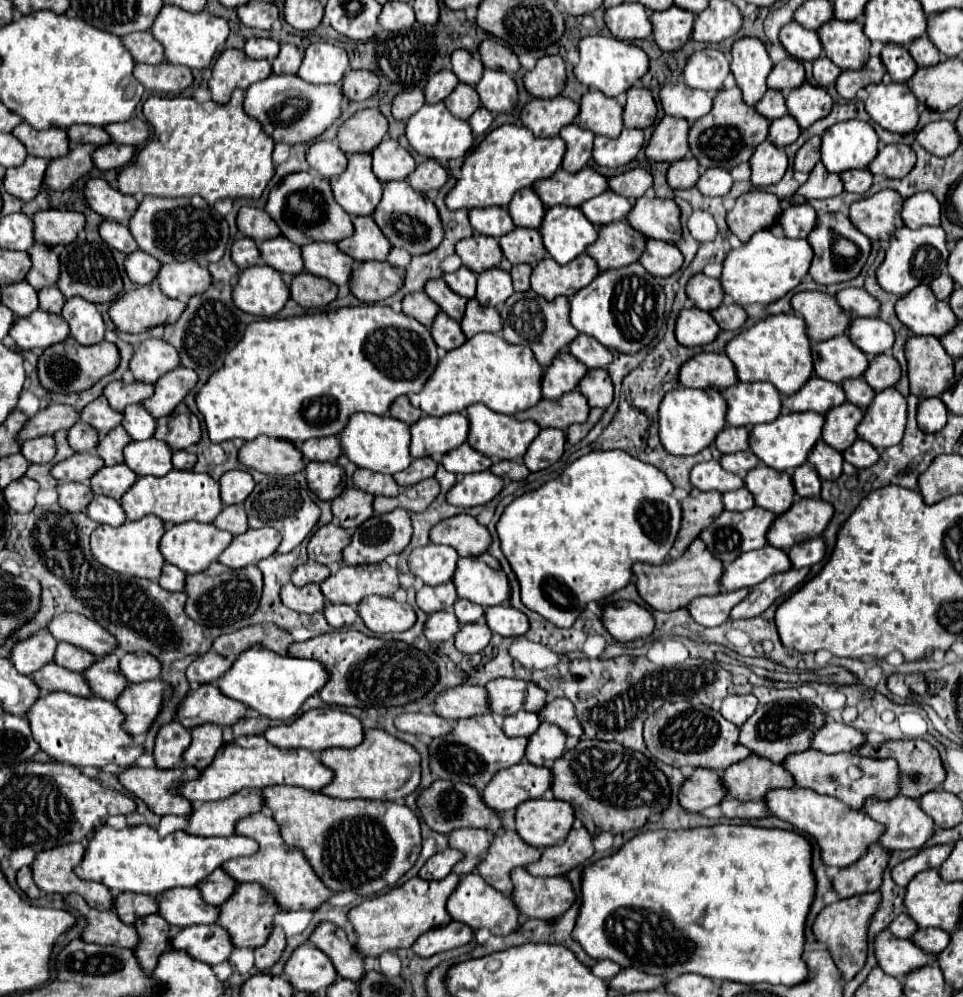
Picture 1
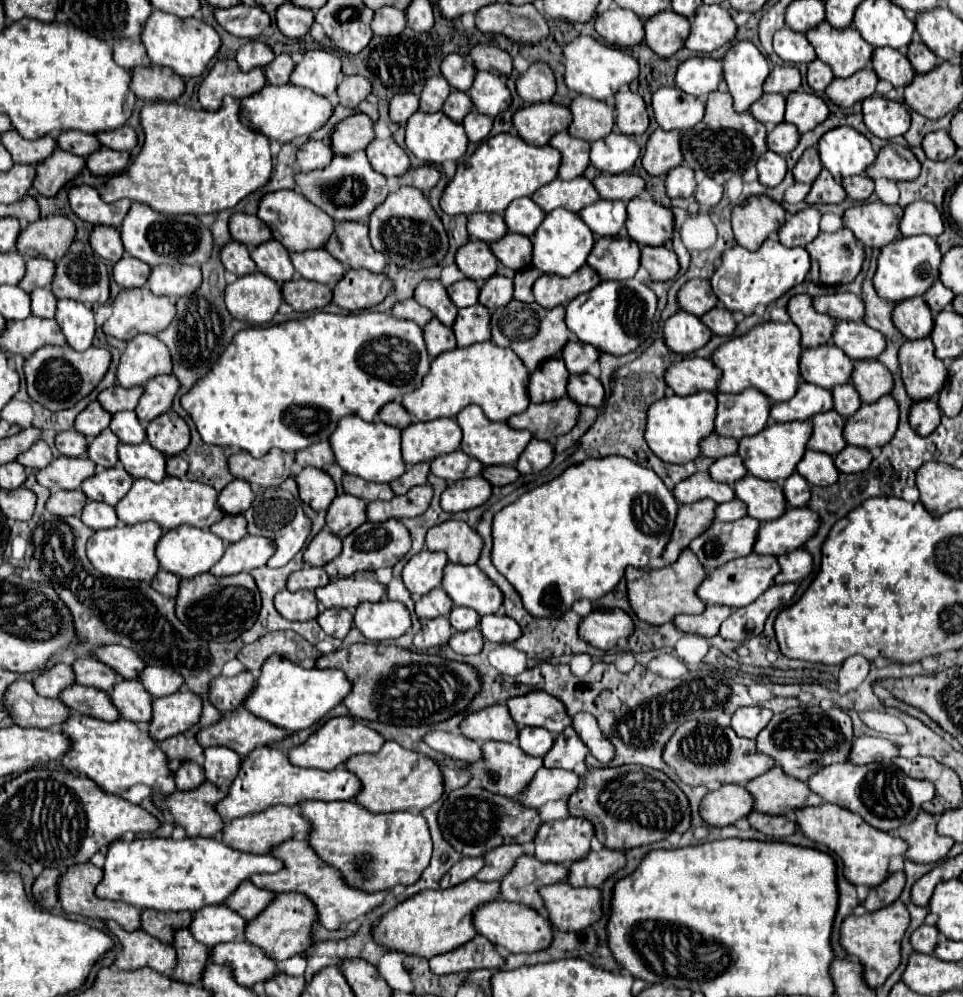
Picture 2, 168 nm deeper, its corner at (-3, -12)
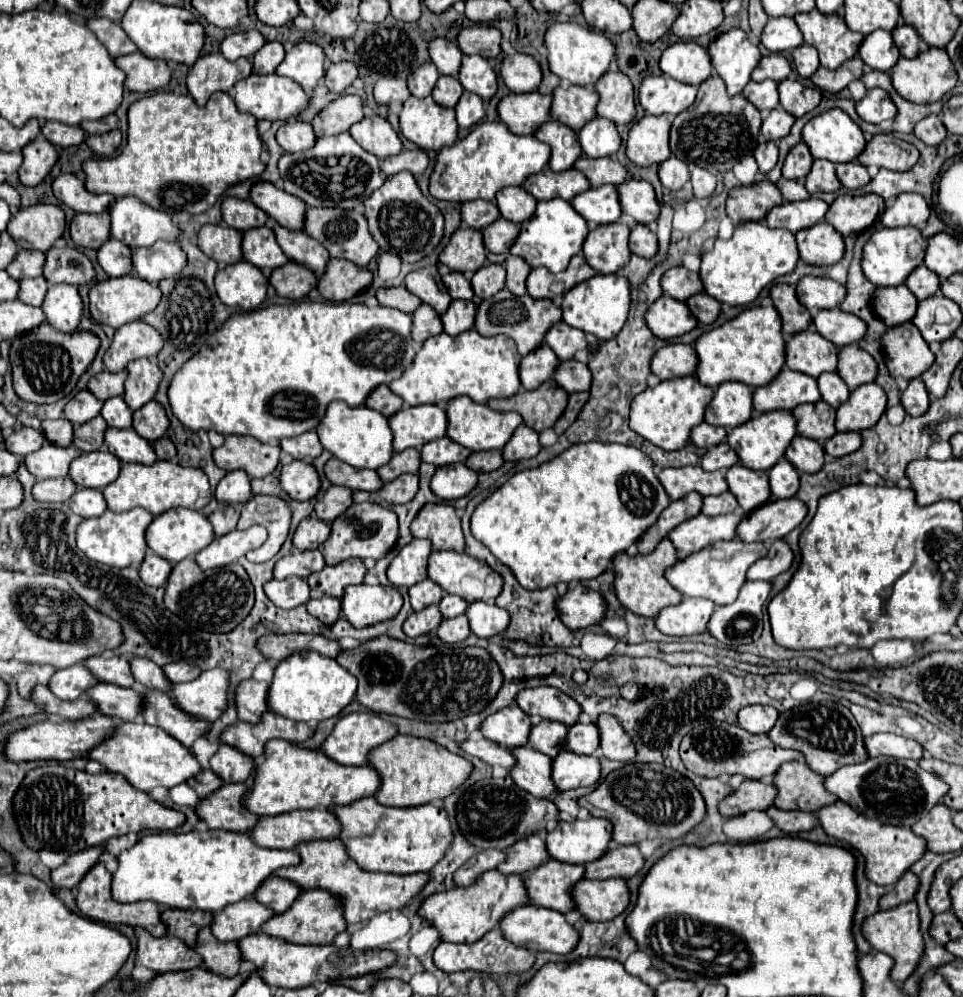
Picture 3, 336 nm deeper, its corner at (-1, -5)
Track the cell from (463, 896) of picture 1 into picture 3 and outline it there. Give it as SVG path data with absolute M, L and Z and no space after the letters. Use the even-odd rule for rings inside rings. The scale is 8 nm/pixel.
M526 903L514 911L510 911L506 917L502 917L502 921L498 923L502 929L502 935L508 937L508 941L512 941L518 947L526 947L530 951L552 951L552 953L570 953L576 943L578 943L578 933L574 931L572 925L568 925L568 921L564 919L562 913L558 911L550 911L544 907L536 907L532 903Z

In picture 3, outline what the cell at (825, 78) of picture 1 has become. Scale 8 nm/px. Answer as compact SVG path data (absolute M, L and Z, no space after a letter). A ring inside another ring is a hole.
M800 45L798 49L794 49L794 65L796 65L796 71L810 79L812 73L820 67L820 57L818 57L818 51L810 45Z

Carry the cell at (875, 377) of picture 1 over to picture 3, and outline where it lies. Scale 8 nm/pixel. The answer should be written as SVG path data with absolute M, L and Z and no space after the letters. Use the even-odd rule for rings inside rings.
M846 345L840 349L838 375L846 381L848 389L854 391L858 385L872 383L878 375L878 365L870 353L860 349L858 345Z

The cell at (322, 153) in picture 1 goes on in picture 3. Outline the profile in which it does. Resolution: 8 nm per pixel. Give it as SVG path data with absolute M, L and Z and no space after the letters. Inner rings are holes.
M292 119L292 121L286 121L286 123L278 129L276 139L278 139L280 147L282 147L286 153L300 153L300 151L310 149L310 145L314 145L316 135L314 135L314 129L312 129L310 123Z

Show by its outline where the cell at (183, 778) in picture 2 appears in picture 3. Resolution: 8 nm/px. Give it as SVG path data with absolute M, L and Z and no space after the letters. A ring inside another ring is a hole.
M202 769L202 773L198 773L198 777L192 777L188 785L198 793L198 797L206 797L212 791L216 791L222 785L222 781L210 769Z

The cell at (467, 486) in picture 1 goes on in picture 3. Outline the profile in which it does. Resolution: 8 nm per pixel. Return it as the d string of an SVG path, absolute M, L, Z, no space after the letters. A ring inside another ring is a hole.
M454 463L440 467L434 477L432 477L432 491L444 499L444 501L454 501L460 497L466 497L478 483L478 473L466 467L464 463Z

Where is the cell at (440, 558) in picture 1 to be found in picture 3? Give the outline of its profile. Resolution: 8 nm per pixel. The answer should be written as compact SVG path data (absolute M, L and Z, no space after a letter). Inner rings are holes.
M412 539L400 549L396 559L388 567L388 579L392 585L412 587L426 579L426 565L432 553L432 545L426 539Z

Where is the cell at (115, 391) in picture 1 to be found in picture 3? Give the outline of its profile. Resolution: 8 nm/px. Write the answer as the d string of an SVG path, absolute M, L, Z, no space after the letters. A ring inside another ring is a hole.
M102 371L90 379L88 391L92 391L100 401L108 401L110 397L118 397L118 395L122 397L124 381L126 381L126 371L122 371L122 373Z

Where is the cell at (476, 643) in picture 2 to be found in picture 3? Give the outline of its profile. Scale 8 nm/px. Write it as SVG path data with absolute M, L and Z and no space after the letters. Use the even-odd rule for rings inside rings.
M460 615L454 619L444 619L438 627L438 637L444 643L462 643L464 639L468 639L470 635L470 625L468 625L468 617Z

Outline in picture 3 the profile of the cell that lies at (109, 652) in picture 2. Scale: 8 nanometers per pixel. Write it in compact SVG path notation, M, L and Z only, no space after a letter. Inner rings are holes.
M130 657L130 669L132 669L134 679L142 687L146 687L146 689L162 689L162 691L170 689L170 683L164 677L162 667L154 665L154 661L144 659L144 657Z

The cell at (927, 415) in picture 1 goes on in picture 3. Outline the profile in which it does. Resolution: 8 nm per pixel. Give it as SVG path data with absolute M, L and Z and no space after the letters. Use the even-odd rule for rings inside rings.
M912 379L900 401L908 415L920 417L922 413L926 413L926 409L930 407L930 397L926 393L926 385L922 385L922 379Z

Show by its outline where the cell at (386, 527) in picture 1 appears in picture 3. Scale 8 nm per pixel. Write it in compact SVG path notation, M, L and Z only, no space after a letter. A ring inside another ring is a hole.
M360 503L352 505L344 515L340 515L332 525L330 537L318 547L324 555L326 565L338 565L346 559L382 559L398 539L398 519L394 517L390 507L376 503Z

